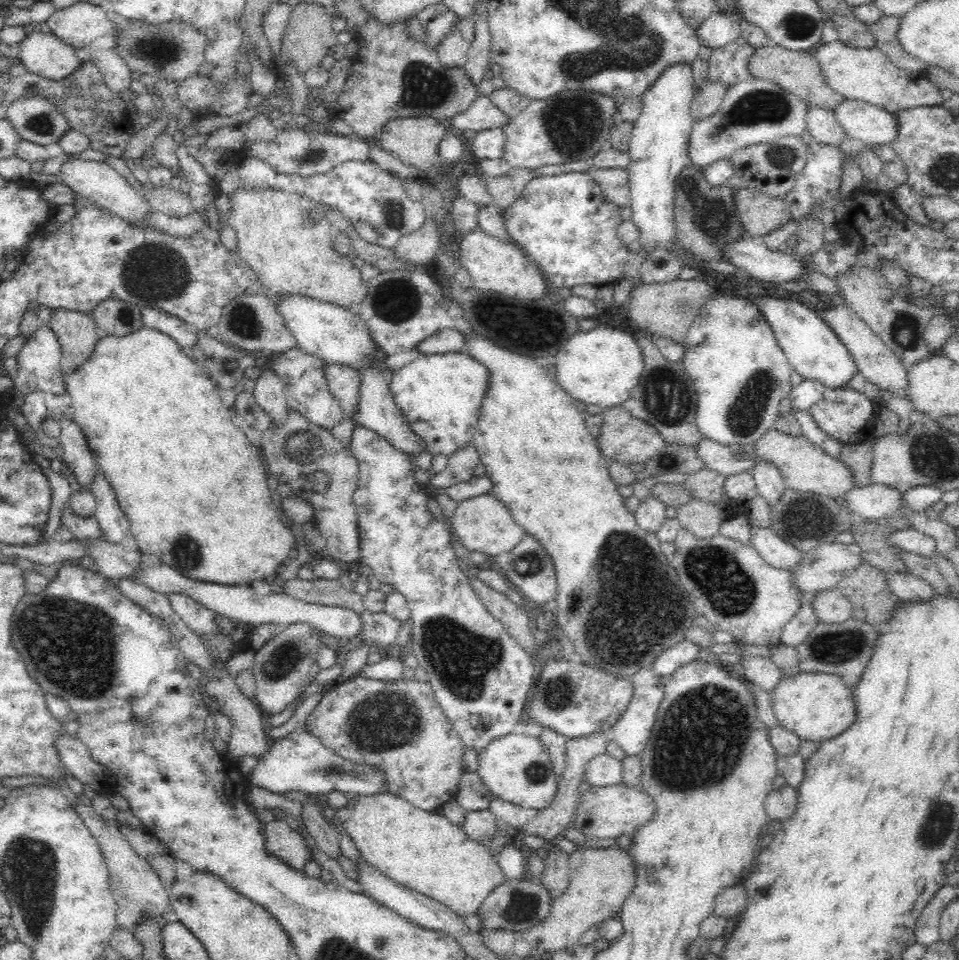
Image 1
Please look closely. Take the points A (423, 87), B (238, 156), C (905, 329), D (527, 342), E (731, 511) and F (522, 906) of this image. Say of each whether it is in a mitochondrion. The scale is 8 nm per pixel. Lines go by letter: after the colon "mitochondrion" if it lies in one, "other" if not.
A: mitochondrion
B: other
C: mitochondrion
D: other
E: other
F: mitochondrion

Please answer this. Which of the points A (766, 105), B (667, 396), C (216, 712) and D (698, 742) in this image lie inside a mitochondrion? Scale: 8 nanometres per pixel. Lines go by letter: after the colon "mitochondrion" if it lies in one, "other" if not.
A: mitochondrion
B: mitochondrion
C: other
D: mitochondrion

